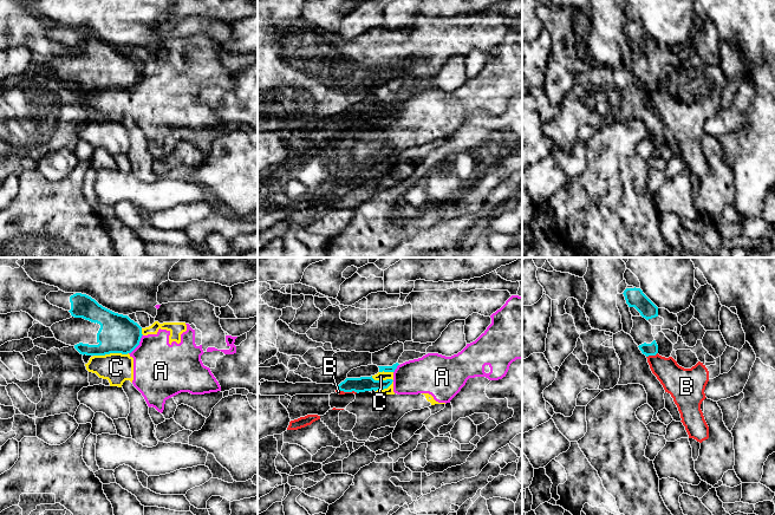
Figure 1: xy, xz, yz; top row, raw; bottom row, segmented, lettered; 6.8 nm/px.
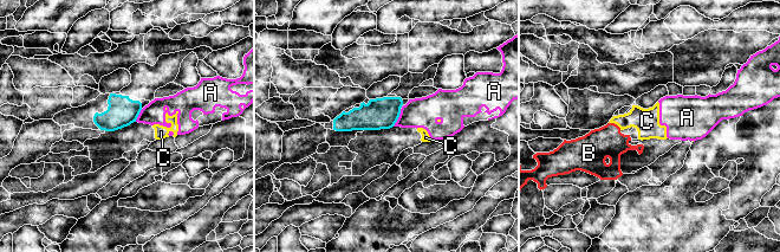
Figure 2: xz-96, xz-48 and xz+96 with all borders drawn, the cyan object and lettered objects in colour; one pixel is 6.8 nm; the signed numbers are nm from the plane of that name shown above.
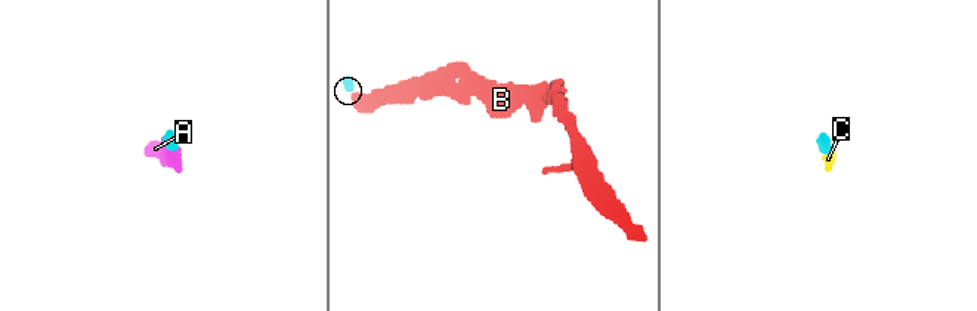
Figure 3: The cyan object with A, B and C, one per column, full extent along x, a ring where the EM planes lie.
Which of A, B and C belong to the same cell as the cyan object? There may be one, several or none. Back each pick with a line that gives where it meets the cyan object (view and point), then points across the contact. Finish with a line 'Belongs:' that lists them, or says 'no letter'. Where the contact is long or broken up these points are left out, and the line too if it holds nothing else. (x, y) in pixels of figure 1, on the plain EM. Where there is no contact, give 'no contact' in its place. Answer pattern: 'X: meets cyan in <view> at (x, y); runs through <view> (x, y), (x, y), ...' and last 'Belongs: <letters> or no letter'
Belongs: no letter

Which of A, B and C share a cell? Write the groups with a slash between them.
A B C

